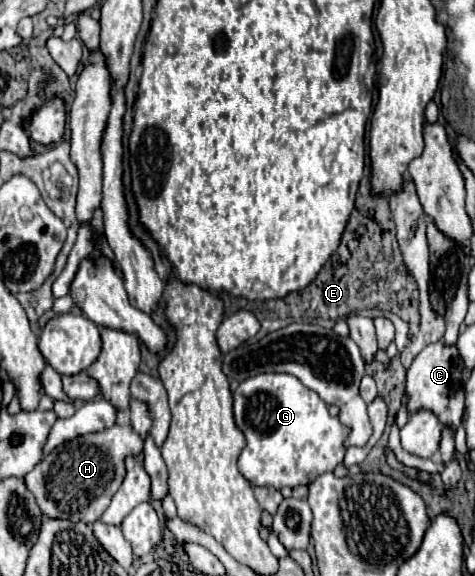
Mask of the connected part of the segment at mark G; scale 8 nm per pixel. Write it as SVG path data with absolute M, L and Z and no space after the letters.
M261 373L239 383L233 393L233 413L237 427L245 433L247 445L239 459L239 471L251 485L269 485L275 489L309 485L315 477L325 471L333 471L345 455L343 439L347 437L347 427L331 417L325 401L311 389L307 389L297 377L287 373Z

